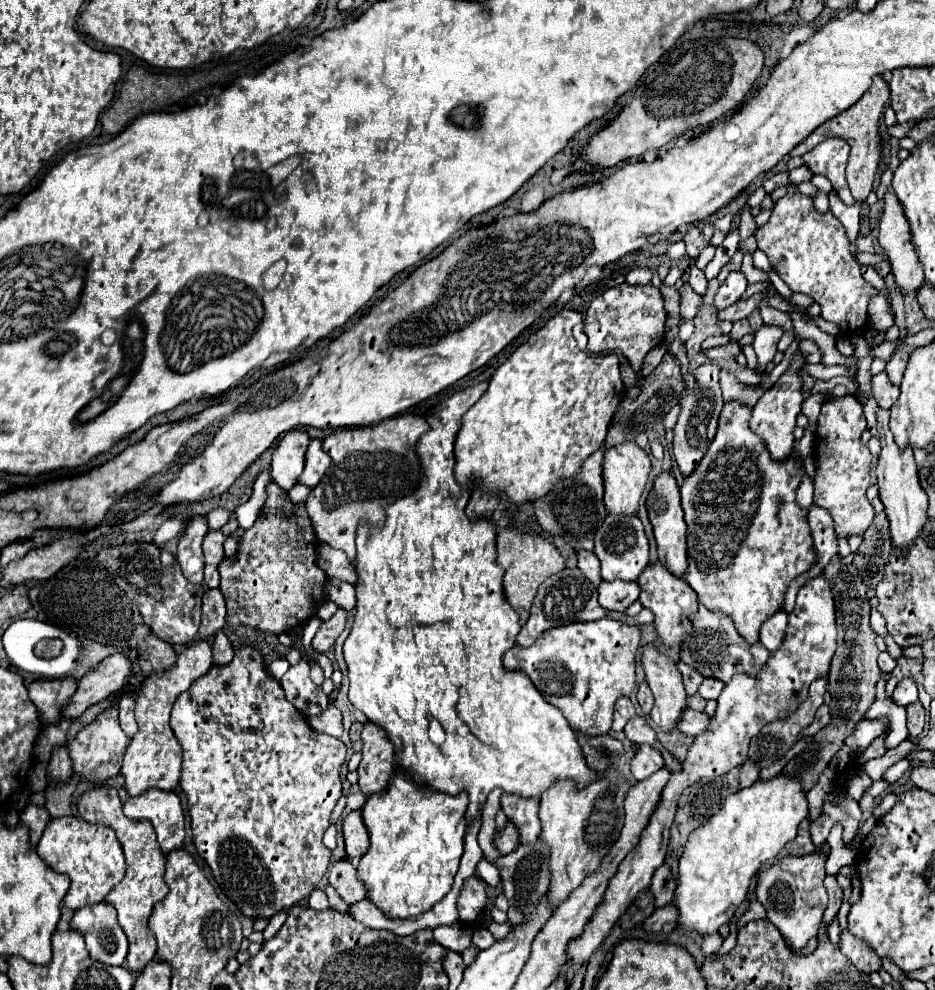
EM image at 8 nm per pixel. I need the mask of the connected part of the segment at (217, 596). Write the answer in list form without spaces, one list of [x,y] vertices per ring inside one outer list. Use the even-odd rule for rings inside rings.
[[[207,590],[202,598],[202,616],[198,631],[201,638],[213,638],[225,626],[225,598],[221,590]]]

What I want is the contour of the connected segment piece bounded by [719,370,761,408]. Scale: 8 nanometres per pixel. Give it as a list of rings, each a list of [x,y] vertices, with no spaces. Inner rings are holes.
[[[727,370],[719,372],[719,382],[721,382],[721,390],[723,390],[725,400],[741,400],[753,408],[753,404],[761,396],[761,390],[747,390],[747,384],[741,382],[737,376],[733,376]]]

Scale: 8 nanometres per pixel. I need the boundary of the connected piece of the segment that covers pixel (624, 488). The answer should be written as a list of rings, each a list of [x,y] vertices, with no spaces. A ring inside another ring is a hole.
[[[625,440],[615,448],[605,450],[603,454],[603,486],[605,486],[605,508],[607,512],[615,514],[637,514],[639,498],[647,484],[651,472],[651,458],[649,454],[637,446],[635,440]]]

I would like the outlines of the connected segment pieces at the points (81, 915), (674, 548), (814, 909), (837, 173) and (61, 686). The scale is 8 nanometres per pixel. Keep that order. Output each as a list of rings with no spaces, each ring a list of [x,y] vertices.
[[[101,902],[95,906],[79,908],[71,920],[71,926],[83,932],[87,950],[93,960],[123,966],[129,942],[117,922],[117,910],[111,908],[111,904]]]
[[[661,472],[655,482],[653,482],[653,490],[647,496],[647,512],[649,512],[649,520],[653,524],[653,534],[655,534],[655,542],[657,542],[657,552],[659,552],[659,562],[669,568],[675,576],[683,576],[683,572],[687,570],[687,526],[683,520],[683,510],[681,510],[681,496],[679,496],[679,486],[673,478],[671,472]]]
[[[823,852],[787,856],[769,868],[763,868],[759,874],[757,900],[765,906],[769,920],[781,930],[785,938],[789,938],[795,950],[801,950],[809,938],[817,936],[817,930],[823,922],[823,912],[827,908],[827,890],[823,886],[825,860],[827,856]]]
[[[827,138],[821,144],[817,144],[811,152],[807,152],[803,160],[811,168],[811,172],[823,174],[831,180],[833,190],[845,204],[855,204],[845,180],[847,156],[849,156],[849,144],[843,138]]]
[[[39,678],[29,686],[29,698],[35,702],[41,724],[57,724],[63,704],[77,690],[75,678]]]

